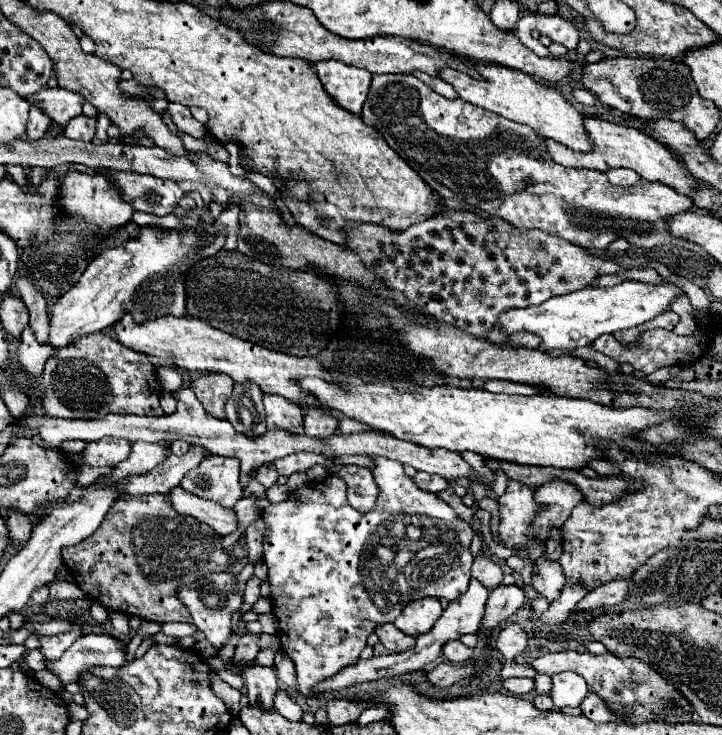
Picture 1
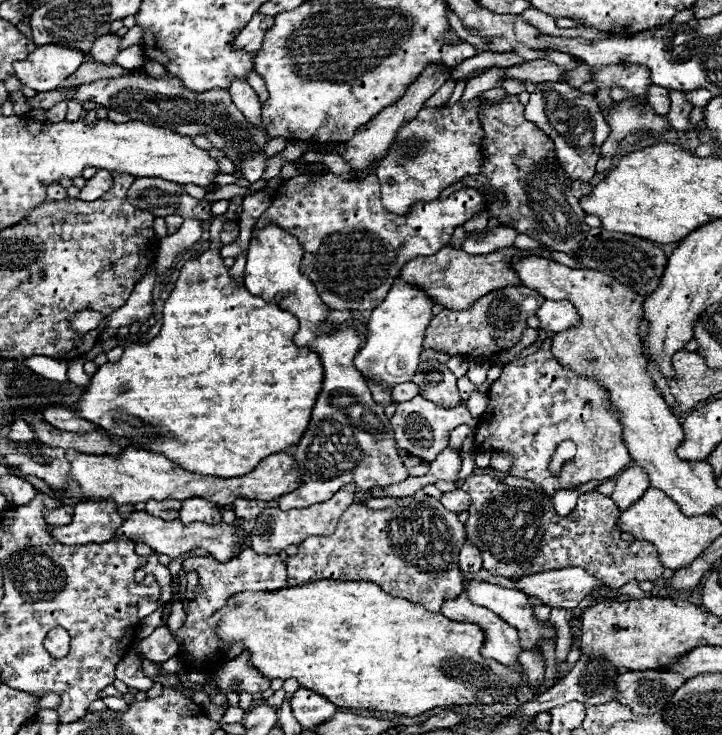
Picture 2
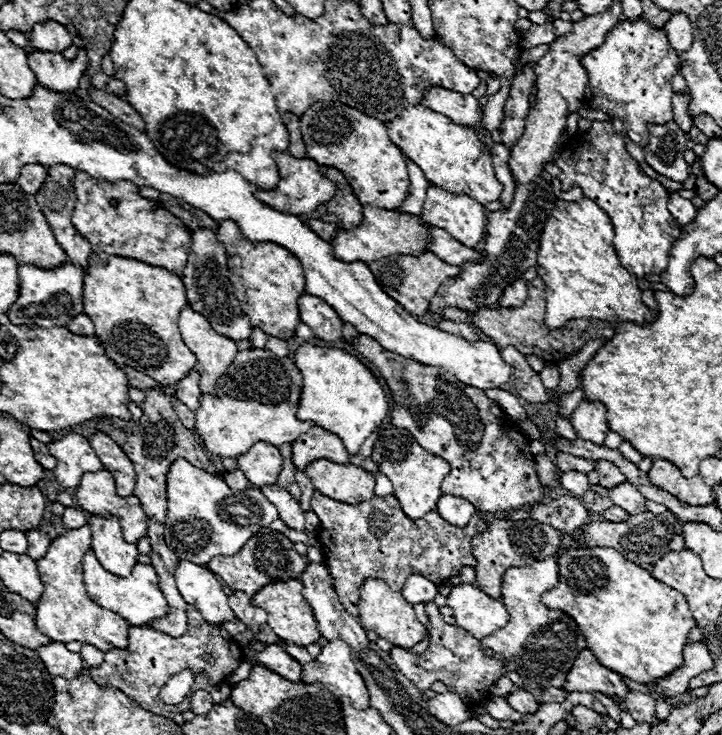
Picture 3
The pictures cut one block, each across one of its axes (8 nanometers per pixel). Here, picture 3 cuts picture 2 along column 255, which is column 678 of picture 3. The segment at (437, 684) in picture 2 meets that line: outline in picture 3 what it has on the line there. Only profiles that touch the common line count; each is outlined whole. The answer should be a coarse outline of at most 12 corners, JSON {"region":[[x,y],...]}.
{"region":[[566,548],[550,610],[604,668],[650,684],[696,626],[612,548]]}

